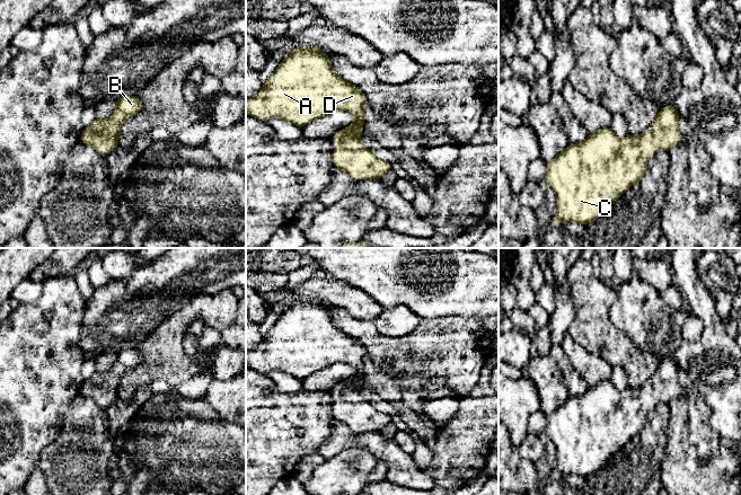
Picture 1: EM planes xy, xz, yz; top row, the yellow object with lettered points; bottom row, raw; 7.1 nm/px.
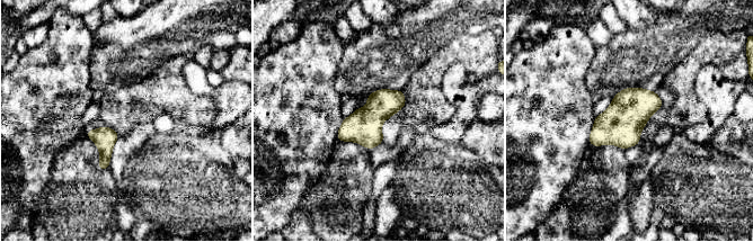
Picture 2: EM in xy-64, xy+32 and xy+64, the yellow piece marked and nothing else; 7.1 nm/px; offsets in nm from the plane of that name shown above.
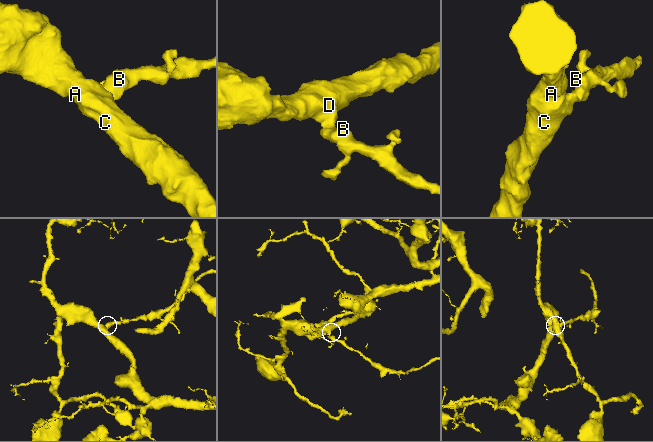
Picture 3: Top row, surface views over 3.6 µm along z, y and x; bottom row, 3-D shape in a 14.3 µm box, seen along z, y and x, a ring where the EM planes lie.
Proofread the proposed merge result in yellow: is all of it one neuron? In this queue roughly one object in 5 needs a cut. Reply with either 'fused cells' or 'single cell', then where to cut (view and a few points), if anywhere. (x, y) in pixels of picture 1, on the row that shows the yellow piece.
single cell; cut none

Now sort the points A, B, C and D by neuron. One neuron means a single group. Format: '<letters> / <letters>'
A B C D

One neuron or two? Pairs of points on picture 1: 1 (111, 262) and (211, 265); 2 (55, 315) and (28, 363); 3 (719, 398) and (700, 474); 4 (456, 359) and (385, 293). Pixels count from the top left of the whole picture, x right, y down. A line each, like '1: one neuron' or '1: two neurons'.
1: two neurons
2: one neuron
3: two neurons
4: two neurons

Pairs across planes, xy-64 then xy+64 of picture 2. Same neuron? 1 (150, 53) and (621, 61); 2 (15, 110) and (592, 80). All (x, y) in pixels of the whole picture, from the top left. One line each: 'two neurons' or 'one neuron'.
1: one neuron
2: two neurons

